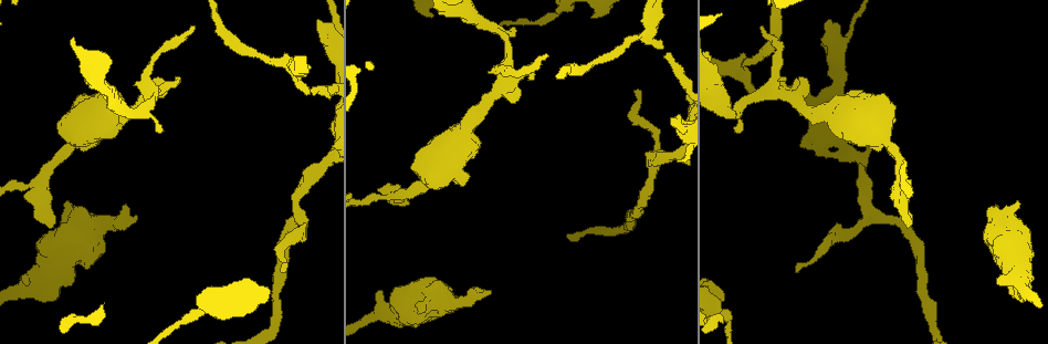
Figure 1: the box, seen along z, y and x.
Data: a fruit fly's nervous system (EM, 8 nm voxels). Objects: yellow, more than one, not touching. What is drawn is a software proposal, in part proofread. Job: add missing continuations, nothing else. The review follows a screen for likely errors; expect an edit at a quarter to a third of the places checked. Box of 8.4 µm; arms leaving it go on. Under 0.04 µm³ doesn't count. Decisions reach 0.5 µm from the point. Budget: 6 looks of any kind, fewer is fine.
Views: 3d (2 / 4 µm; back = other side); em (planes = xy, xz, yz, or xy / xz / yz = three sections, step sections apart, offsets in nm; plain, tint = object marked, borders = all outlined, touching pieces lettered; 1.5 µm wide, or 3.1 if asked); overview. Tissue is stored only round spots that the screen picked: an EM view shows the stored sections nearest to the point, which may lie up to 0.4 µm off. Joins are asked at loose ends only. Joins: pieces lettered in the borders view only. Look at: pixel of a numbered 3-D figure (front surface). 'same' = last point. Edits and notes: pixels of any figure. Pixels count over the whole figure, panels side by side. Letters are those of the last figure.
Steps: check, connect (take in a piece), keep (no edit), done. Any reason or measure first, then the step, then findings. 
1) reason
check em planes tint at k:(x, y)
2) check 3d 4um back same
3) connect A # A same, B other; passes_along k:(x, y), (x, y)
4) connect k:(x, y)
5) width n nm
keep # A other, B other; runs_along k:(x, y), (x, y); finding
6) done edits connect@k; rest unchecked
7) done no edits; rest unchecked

free end
check 3d 4um at 1:(912, 223)

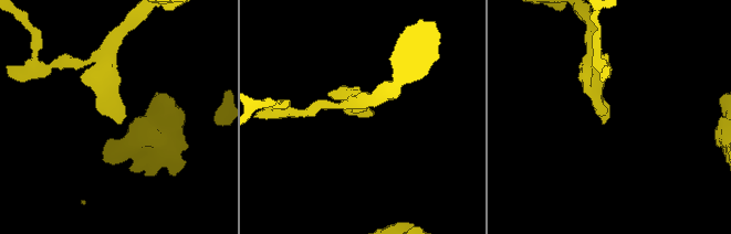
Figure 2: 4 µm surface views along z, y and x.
shape alone is not enough
check em planes borders at 2:(606, 119)

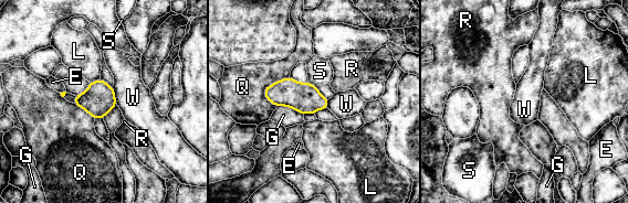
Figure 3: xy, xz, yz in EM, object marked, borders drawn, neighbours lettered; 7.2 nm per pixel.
longest_contact Q 240 nm
keep # E other, G other, L other, Q other, R other, S other, W other; no lettered piece goes on from it

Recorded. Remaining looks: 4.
an open end
check em xz step 4 borders at 1:(68, 203)

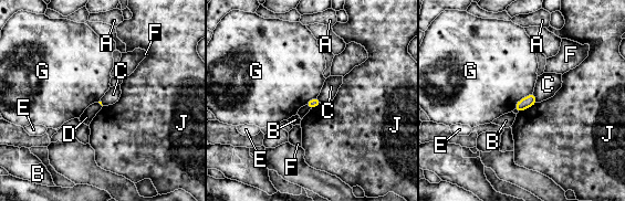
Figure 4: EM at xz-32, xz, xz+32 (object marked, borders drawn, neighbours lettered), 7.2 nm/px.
keep # A other, B other, C other, D other, E other, F other, G other, J other; border 4:(537, 102), (518, 113); none of them fits

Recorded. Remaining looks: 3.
an open end
check em xy step 4 tint at 1:(672, 120)

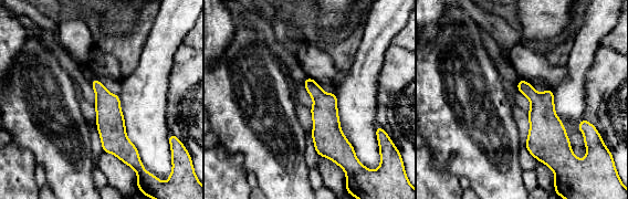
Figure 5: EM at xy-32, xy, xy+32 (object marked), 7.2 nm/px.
check em planes borders same

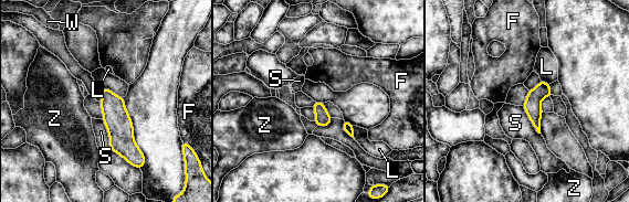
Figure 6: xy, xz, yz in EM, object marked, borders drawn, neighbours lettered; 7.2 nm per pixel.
keep # F other, L other, S other, W other, Z other; border 6:(522, 106), (533, 127), (540, 134); no lettered piece goes on from it

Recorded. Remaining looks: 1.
done no edits; rest unchecked

